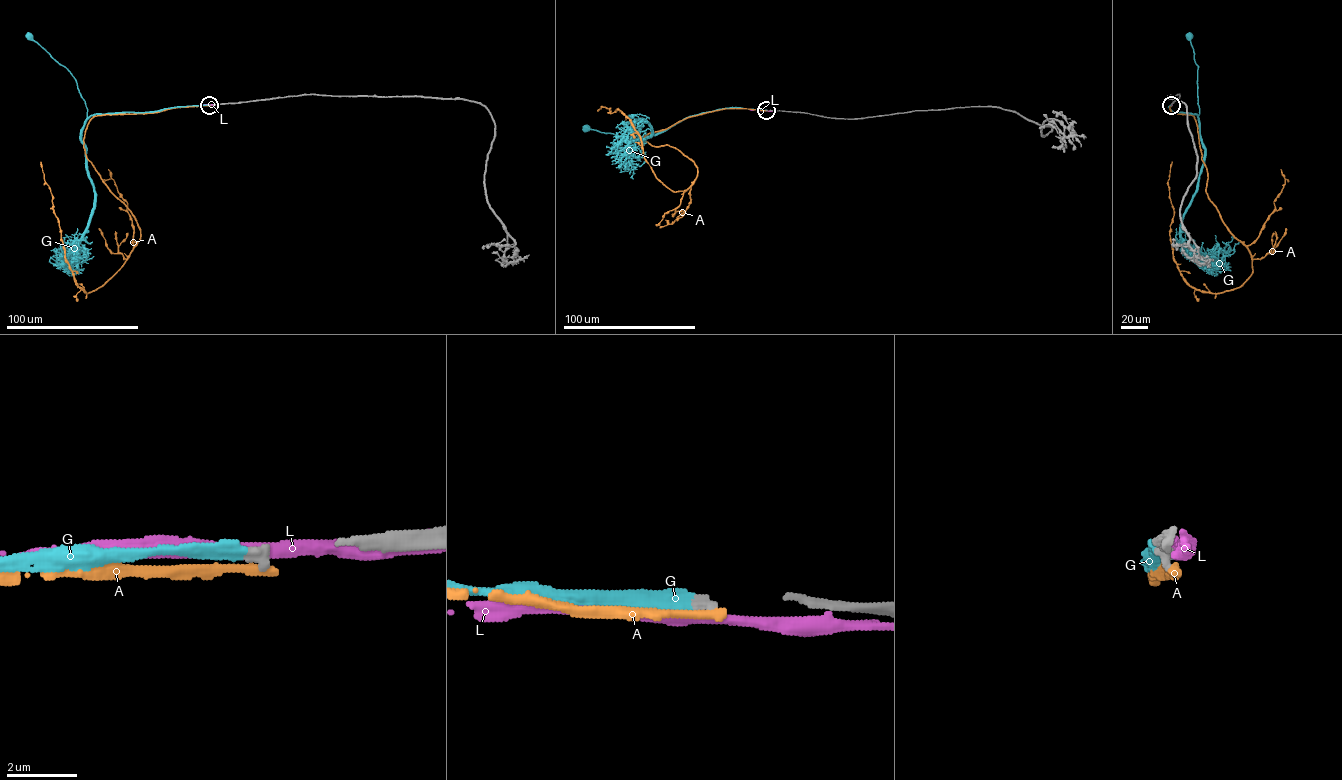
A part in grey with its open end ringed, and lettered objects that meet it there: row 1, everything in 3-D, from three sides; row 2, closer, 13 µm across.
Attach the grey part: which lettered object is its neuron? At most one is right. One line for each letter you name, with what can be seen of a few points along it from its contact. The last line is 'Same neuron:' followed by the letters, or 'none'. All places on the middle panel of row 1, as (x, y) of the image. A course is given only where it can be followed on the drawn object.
G: via (766, 110), (731, 107), (703, 112), (644, 138), (620, 137), (587, 128)
Same neuron: G

